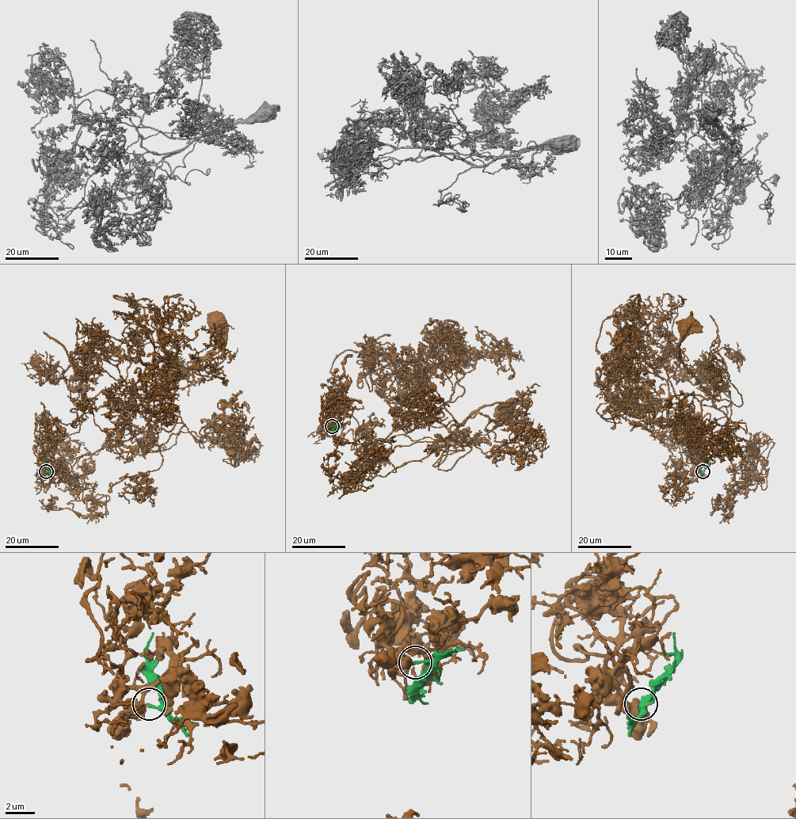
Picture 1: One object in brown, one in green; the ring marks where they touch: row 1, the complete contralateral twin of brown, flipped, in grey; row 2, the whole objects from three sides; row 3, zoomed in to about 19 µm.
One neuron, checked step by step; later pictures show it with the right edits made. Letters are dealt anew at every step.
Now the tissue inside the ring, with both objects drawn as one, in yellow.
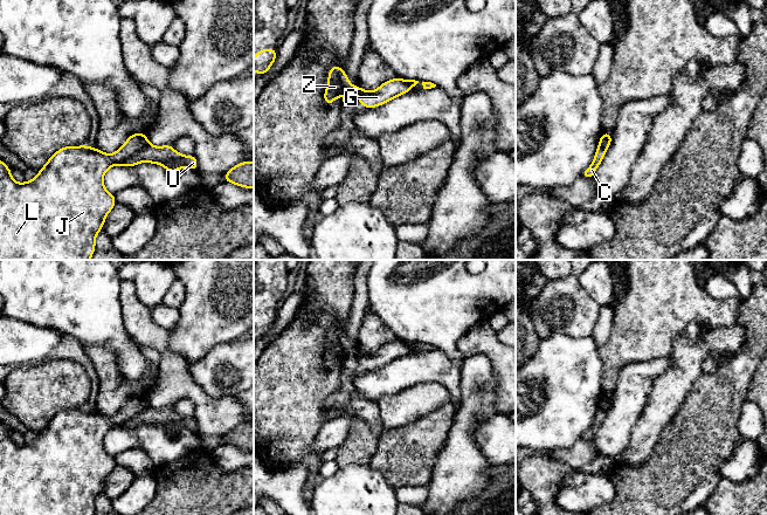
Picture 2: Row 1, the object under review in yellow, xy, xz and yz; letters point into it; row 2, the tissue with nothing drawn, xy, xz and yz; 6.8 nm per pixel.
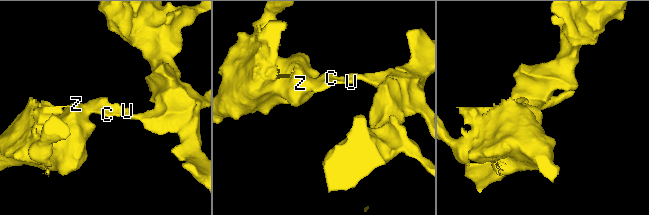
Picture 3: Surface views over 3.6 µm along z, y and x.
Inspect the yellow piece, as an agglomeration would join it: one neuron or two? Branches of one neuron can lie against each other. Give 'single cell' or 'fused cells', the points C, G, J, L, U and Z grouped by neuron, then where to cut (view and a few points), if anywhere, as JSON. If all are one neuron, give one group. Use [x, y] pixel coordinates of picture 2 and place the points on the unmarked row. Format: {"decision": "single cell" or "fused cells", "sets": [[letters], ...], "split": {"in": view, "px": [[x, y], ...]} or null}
{"decision": "fused cells", "sets": [["C", "U"], ["G", "J", "L", "Z"]], "split": {"in": "xy", "px": [[149, 405], [116, 426]]}}

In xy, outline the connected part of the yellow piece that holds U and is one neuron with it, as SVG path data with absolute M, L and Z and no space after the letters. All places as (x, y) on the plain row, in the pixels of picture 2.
M148 406L145 411L136 414L124 424L117 426L119 428L134 428L143 424L163 427L168 434L177 434L181 430L188 430L198 434L198 423L195 418L181 418L171 406L156 410Z

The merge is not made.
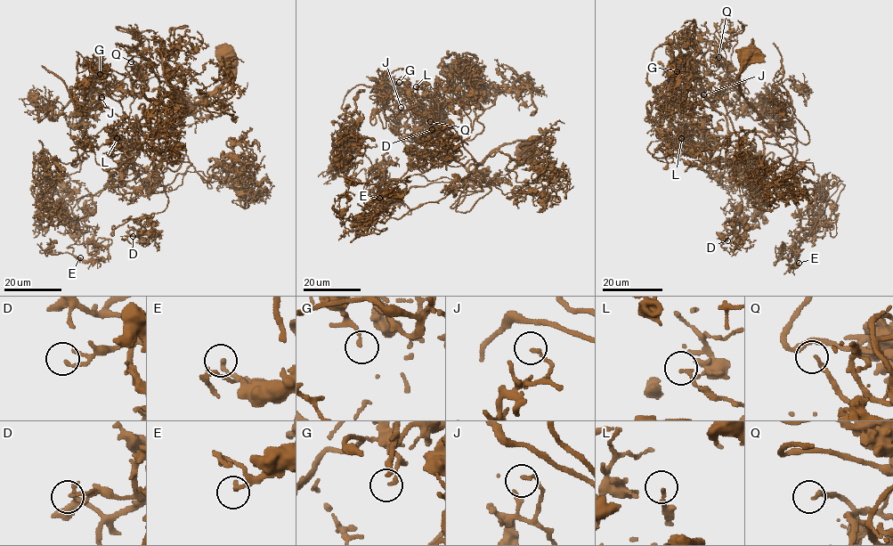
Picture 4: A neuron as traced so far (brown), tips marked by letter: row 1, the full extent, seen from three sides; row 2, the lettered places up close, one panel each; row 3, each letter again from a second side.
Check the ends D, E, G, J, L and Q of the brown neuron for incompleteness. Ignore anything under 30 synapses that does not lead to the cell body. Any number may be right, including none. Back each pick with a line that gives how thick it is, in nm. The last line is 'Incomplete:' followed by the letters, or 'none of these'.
Q: 180 nm
Incomplete: Q

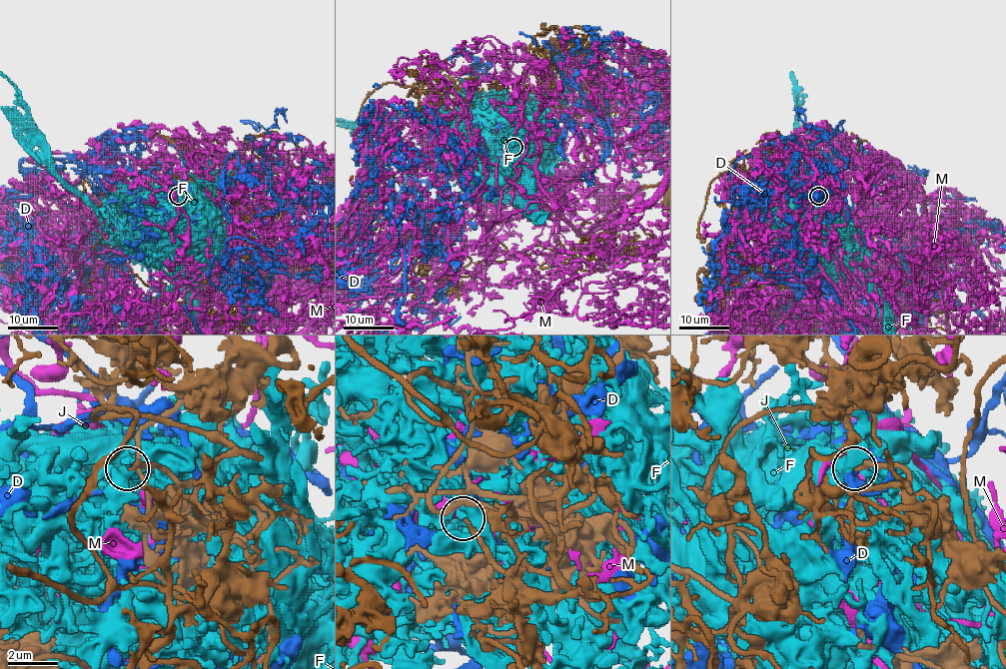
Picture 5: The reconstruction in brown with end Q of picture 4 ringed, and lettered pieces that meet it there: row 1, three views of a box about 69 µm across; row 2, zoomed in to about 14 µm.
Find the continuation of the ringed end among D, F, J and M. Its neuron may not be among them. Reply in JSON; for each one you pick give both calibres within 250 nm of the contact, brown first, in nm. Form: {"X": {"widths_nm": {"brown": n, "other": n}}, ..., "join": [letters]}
{"J": {"widths_nm": {"brown": 180, "other": 190}}, "join": ["J"]}

